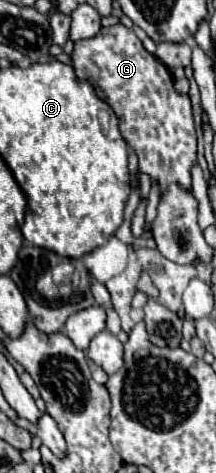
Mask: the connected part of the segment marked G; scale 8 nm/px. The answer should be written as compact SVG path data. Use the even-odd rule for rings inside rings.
M123 24L101 28L95 38L75 42L71 66L77 78L89 82L95 94L117 114L123 138L139 156L139 172L157 180L161 190L173 182L191 186L191 164L197 160L197 140L189 96L175 92L171 72L143 48L135 32Z

